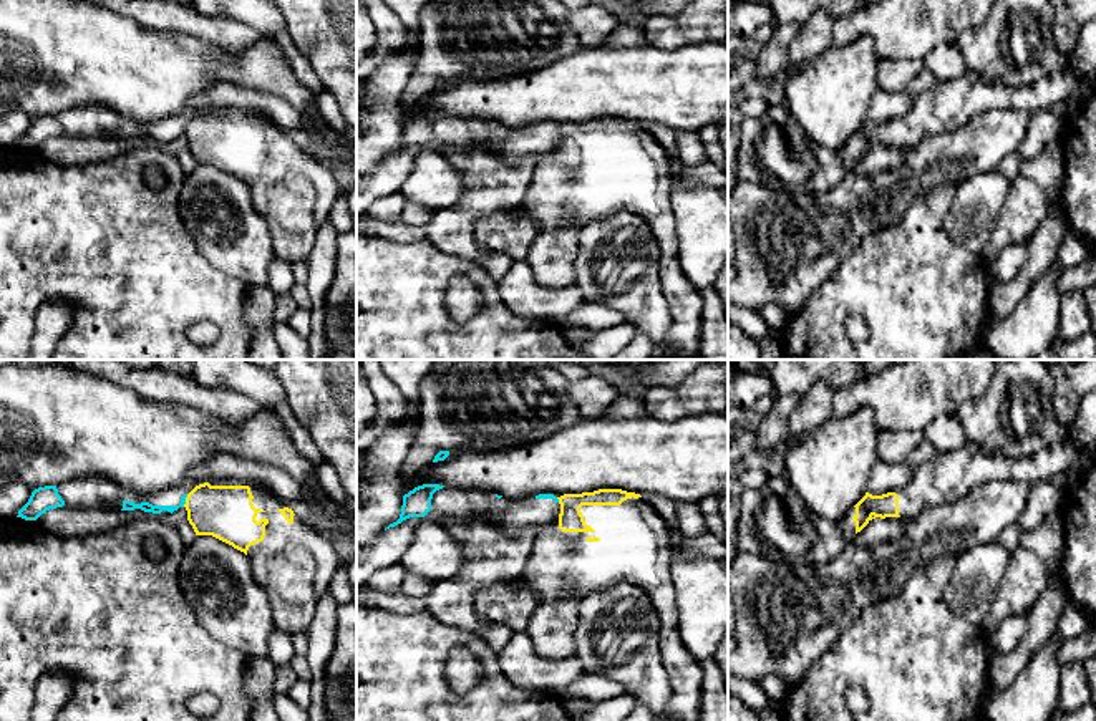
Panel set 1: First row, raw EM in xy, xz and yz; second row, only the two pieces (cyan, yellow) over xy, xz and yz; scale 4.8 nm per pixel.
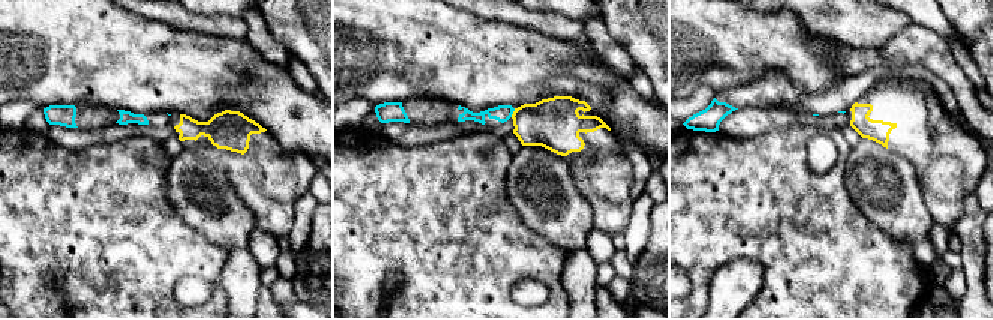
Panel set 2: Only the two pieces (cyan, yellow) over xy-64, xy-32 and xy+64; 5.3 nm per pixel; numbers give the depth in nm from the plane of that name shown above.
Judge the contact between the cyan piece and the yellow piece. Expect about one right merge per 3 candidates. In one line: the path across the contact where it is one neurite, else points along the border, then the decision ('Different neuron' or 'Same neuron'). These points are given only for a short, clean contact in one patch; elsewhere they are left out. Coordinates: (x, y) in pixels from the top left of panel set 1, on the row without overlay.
Boundary: xy (188, 123), (183, 135). Different neuron

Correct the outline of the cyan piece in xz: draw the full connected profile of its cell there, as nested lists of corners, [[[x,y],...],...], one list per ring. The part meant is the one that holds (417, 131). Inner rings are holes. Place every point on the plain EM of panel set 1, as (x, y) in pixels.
[[[423,113],[403,124],[400,148],[390,152],[371,172],[356,174],[356,215],[380,197],[401,192],[415,159],[421,151],[439,152],[444,148],[487,146],[501,152],[506,167],[536,157],[541,161],[559,148],[560,133],[554,123],[507,129],[489,119]]]

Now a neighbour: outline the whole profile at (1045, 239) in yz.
[[[1050,202],[1048,214],[1031,230],[1026,242],[1026,260],[1018,273],[1005,283],[990,282],[988,303],[993,317],[1008,317],[1053,264],[1056,250],[1068,229],[1066,215],[1060,204]]]

